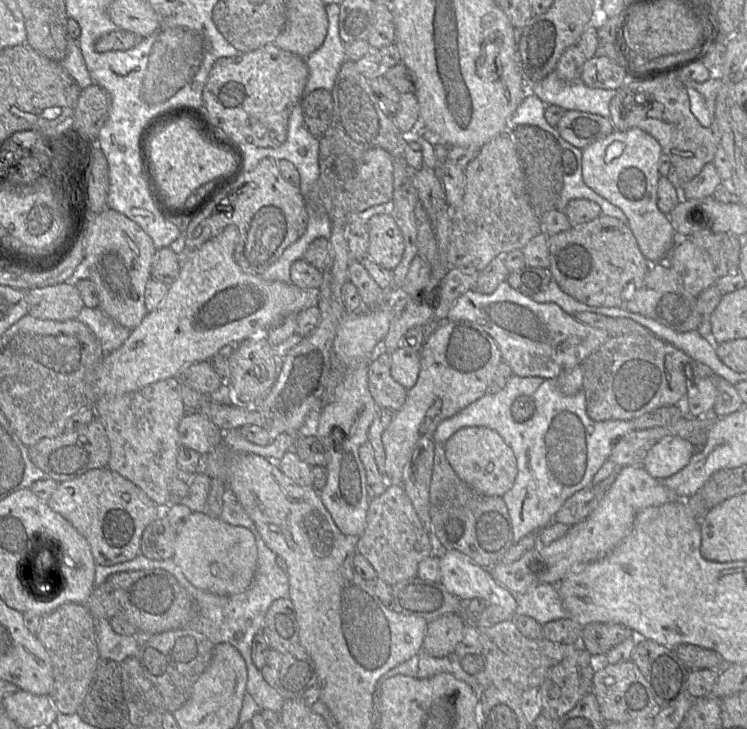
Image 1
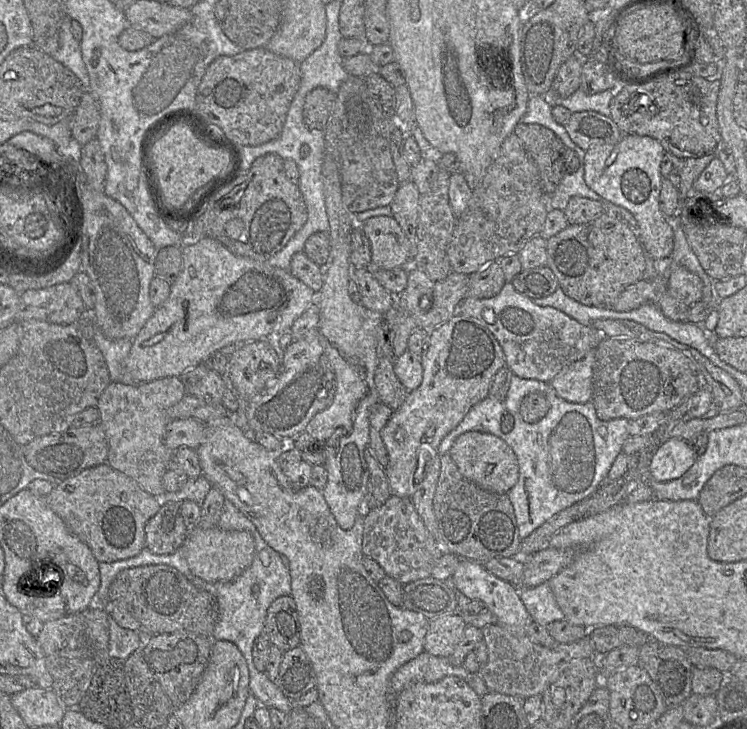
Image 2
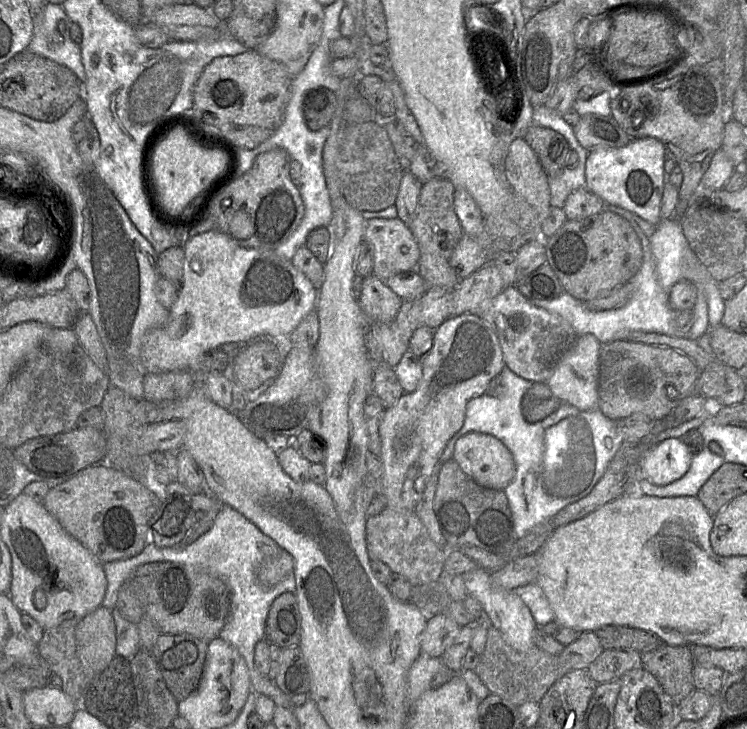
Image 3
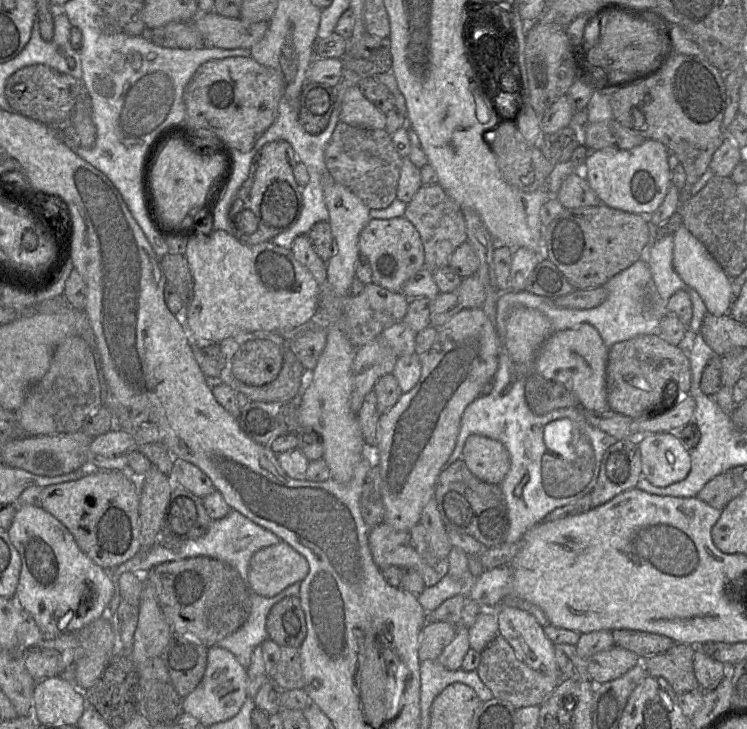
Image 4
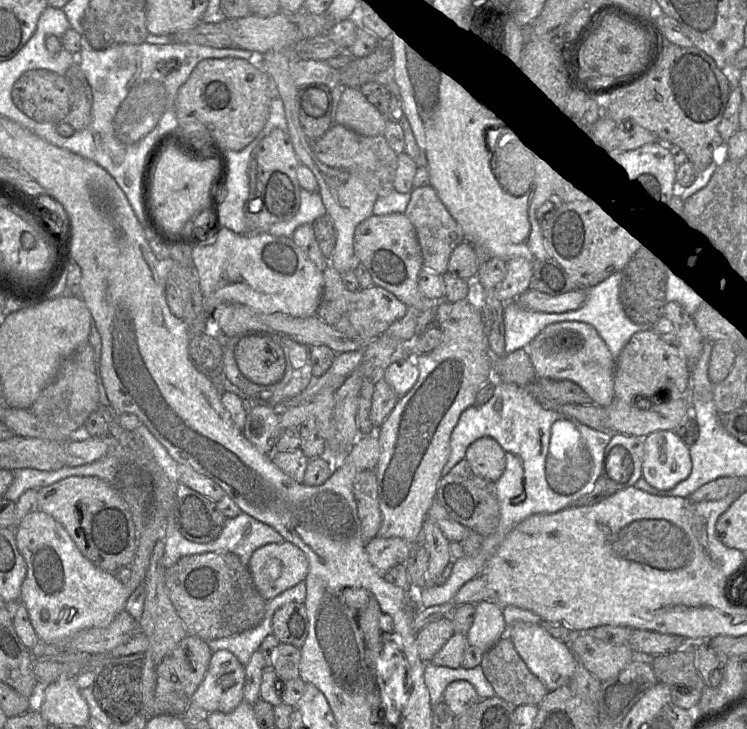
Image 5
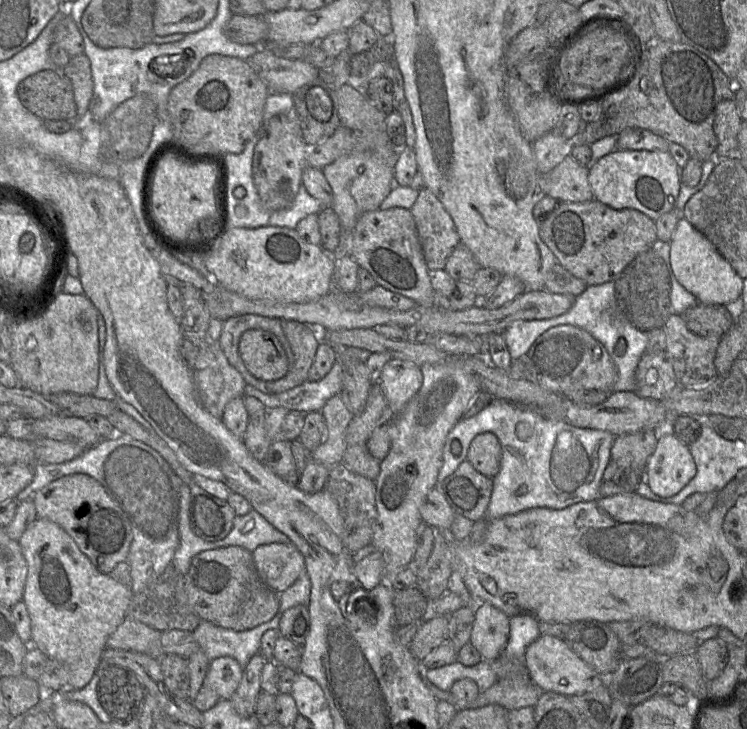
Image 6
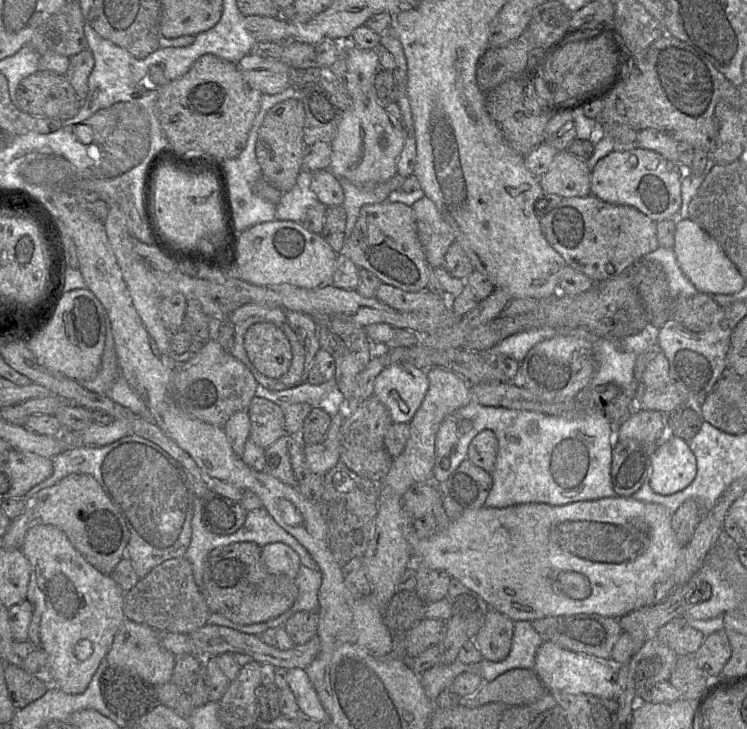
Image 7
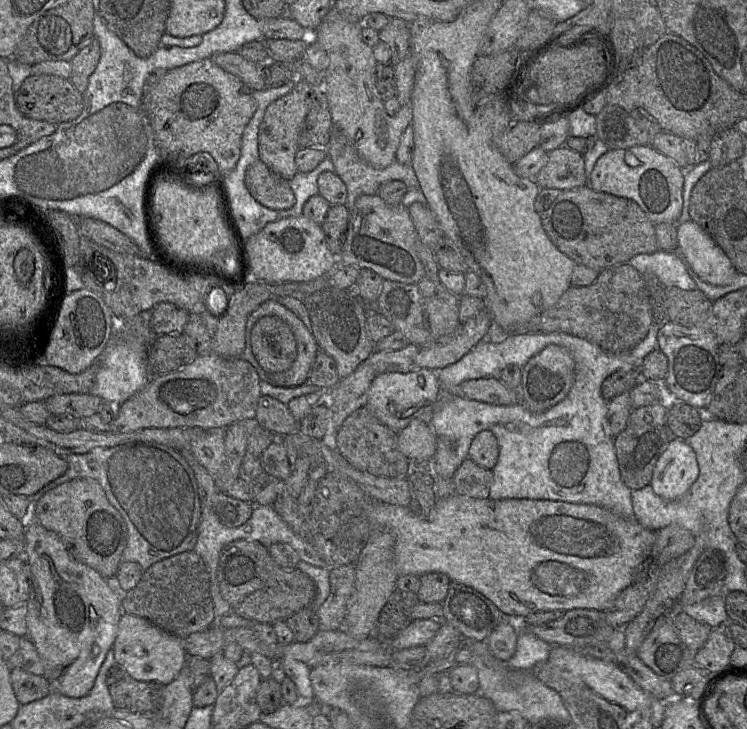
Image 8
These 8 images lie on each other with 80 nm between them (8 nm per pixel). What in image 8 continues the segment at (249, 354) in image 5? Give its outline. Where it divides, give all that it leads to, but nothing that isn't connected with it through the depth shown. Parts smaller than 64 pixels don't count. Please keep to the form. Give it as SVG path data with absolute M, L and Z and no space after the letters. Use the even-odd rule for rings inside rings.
M264 316L250 335L253 355L267 373L290 368L297 355L297 342L291 328L277 316Z

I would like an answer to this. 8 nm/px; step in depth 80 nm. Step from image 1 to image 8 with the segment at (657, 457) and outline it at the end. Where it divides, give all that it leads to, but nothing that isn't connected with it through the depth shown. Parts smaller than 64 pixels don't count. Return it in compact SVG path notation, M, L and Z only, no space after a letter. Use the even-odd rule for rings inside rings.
M674 437L659 457L650 486L665 500L683 497L699 476L694 450L684 439Z

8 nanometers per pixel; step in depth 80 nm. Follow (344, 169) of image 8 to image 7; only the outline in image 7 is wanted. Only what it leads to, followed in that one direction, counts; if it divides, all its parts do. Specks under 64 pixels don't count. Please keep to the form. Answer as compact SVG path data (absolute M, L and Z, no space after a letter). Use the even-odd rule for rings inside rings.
M396 174L386 182L363 185L355 185L346 178L337 179L344 192L344 202L342 206L347 214L345 228L346 243L356 224L362 206L385 202L389 194L392 191L399 189L406 178Z

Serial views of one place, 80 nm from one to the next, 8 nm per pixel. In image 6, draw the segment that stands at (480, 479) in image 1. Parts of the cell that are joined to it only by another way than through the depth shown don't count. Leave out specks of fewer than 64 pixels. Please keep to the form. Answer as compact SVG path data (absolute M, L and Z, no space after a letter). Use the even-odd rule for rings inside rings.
M491 432L478 434L470 443L467 458L479 473L495 477L500 470L502 448L498 438Z

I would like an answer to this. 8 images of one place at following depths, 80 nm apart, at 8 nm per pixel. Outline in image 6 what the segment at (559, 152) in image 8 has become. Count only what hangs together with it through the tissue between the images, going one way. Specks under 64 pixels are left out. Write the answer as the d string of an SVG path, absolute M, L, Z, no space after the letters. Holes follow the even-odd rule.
M566 155L547 176L547 195L563 202L579 203L594 199L588 181L589 169Z

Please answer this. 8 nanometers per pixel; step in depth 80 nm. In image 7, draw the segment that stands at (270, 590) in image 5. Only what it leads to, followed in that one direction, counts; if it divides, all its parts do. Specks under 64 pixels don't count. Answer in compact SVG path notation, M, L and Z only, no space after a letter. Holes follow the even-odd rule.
M281 542L263 546L261 548L261 558L268 570L292 579L297 577L298 570L302 565L297 552Z

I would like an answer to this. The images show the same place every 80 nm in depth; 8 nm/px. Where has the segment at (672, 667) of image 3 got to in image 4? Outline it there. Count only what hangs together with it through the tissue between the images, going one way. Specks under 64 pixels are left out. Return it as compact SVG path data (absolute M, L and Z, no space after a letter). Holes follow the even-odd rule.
M675 644L664 653L641 659L649 675L665 679L681 695L700 688L693 670L695 649L690 644Z

